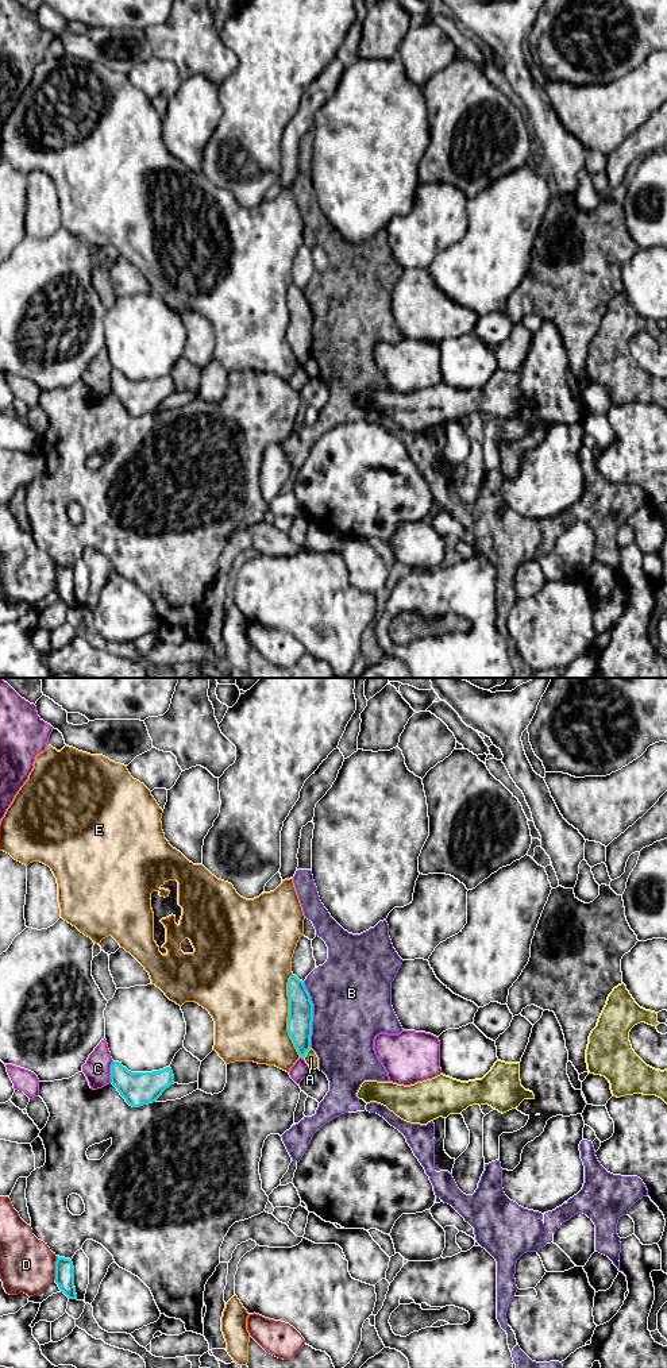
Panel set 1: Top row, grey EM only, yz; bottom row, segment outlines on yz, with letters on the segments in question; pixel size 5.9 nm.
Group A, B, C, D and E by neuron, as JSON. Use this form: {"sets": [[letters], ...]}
{"sets": [["A"], ["B"], ["C"], ["D"], ["E"]]}

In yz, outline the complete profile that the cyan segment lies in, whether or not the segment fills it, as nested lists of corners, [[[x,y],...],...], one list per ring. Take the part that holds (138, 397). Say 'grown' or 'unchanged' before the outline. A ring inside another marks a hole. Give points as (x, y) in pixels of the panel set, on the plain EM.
unchanged; [[[119,370],[111,373],[111,392],[132,416],[155,411],[162,401],[174,393],[170,375],[153,381],[131,381]]]

